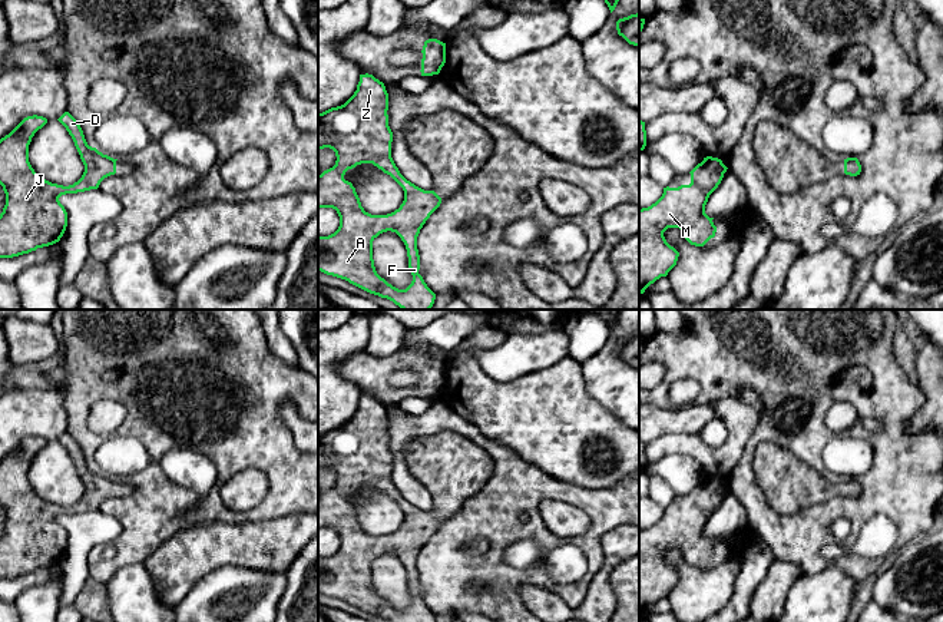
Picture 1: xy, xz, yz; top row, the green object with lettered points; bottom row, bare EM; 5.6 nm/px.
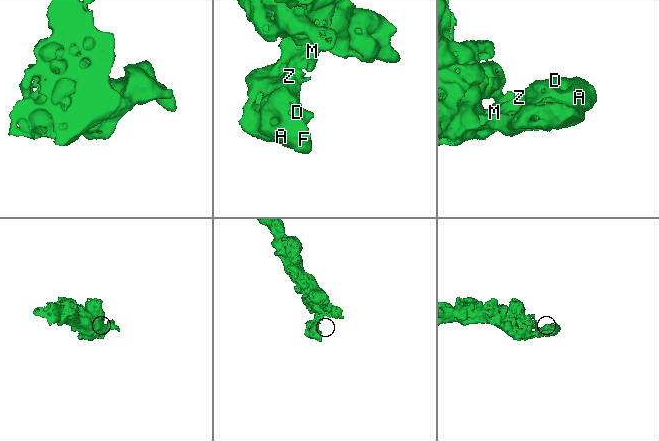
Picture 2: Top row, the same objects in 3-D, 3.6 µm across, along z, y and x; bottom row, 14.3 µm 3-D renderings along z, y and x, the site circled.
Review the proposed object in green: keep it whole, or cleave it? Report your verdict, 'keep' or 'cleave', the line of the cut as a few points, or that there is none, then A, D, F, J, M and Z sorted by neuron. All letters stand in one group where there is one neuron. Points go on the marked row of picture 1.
keep | no cut | A D F J M Z

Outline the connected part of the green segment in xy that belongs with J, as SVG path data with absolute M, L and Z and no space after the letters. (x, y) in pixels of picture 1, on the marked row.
M64 112L57 120L72 136L85 165L82 178L69 186L40 178L29 162L29 145L34 133L47 123L46 118L27 116L9 135L0 139L0 185L6 193L6 205L0 214L0 258L19 257L59 242L67 226L67 212L59 198L66 193L97 189L105 178L116 173L118 159L89 146L80 125L69 112Z

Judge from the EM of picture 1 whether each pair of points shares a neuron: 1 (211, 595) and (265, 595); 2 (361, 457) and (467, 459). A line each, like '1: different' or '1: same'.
1: same
2: same

